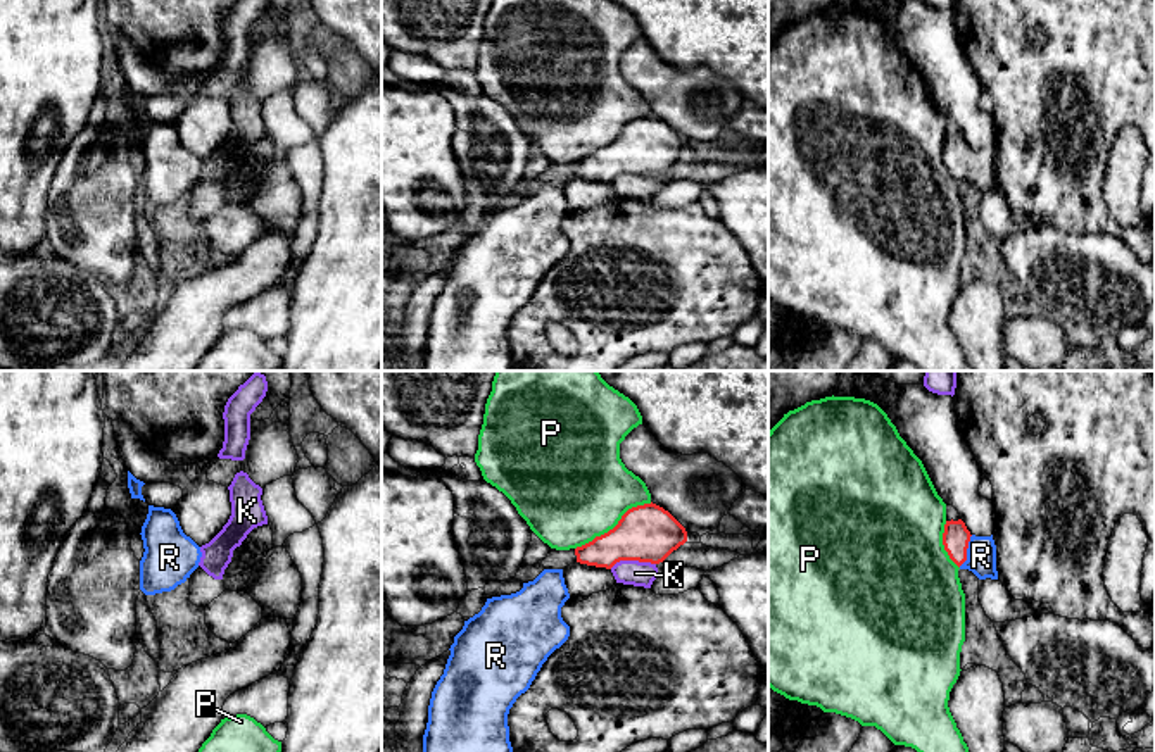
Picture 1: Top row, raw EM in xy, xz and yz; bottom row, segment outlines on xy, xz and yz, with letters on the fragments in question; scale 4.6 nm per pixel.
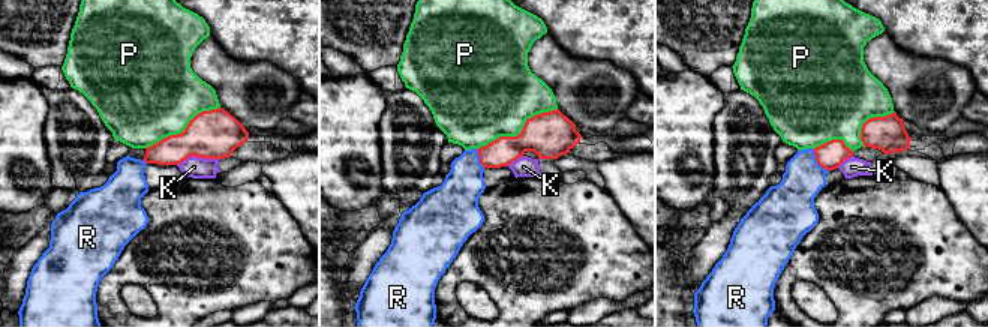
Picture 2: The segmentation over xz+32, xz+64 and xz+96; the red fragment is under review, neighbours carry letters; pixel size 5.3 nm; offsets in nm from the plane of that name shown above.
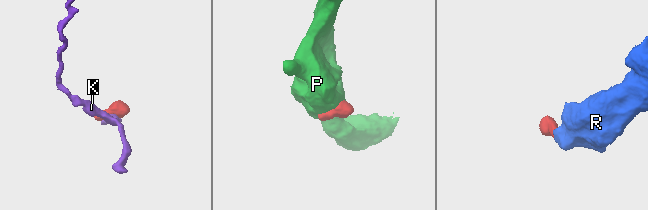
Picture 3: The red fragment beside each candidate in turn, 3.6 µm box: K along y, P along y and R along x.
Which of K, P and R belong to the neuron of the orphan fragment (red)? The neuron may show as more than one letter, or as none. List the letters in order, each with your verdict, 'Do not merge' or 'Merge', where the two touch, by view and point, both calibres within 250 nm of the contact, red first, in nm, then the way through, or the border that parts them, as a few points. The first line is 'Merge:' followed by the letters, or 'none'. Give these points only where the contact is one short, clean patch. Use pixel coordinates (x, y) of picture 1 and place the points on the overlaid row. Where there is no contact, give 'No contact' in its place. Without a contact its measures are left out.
Merge: R
K: Do not merge. Touches red at xz (632, 559). Thickness 280 nm (red) against 120 nm. Boundary: xz (655, 563), (617, 561), (610, 568)
P: Do not merge. Touches red at xz (615, 526). Thickness 280 nm (red) against 480 nm
R: Merge. Touches red at yz (965, 551). Thickness 130 nm (red) against 140 nm. Path across: yz (955, 538), (965, 551), (981, 556)

